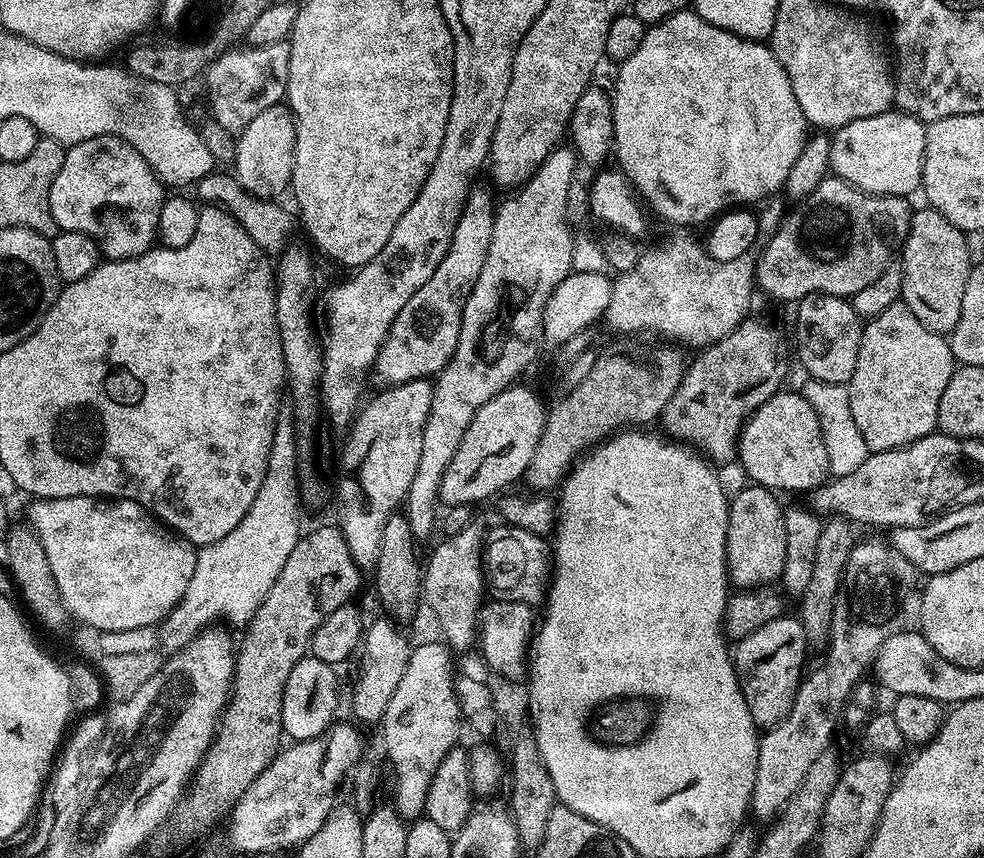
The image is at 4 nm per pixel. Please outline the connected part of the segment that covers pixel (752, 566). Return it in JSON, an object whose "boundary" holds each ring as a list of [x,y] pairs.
{"boundary":[[[749,483],[748,488],[744,488],[741,492],[732,492],[728,501],[728,525],[726,526],[726,548],[725,562],[728,564],[728,579],[737,589],[740,590],[760,590],[765,586],[775,585],[782,574],[782,566],[786,562],[786,526],[784,525],[784,509],[785,505],[780,504],[781,497],[777,495],[771,488],[763,488],[761,484]]]}

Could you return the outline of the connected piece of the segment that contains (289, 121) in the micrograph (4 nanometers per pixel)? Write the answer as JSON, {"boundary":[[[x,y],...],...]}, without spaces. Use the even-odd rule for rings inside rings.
{"boundary":[[[281,102],[262,110],[246,130],[238,133],[236,142],[236,162],[234,175],[247,192],[260,196],[263,200],[280,198],[289,191],[294,170],[294,150],[296,149],[296,119],[287,103]]]}

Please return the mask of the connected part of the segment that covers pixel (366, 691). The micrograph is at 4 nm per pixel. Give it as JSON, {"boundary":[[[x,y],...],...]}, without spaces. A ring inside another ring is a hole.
{"boundary":[[[391,619],[376,620],[372,625],[367,625],[362,636],[362,653],[364,658],[360,662],[360,677],[352,688],[352,712],[357,716],[357,721],[365,720],[372,724],[383,721],[384,711],[402,679],[406,674],[410,644],[404,641],[404,636],[399,632],[397,625]]]}

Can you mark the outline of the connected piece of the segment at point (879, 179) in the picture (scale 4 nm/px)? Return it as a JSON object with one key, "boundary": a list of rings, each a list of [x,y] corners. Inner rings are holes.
{"boundary":[[[899,110],[874,114],[870,118],[858,118],[831,133],[830,158],[828,166],[833,177],[845,180],[852,187],[868,192],[871,196],[911,197],[912,191],[920,188],[920,175],[924,161],[925,125],[918,118],[908,116]]]}

